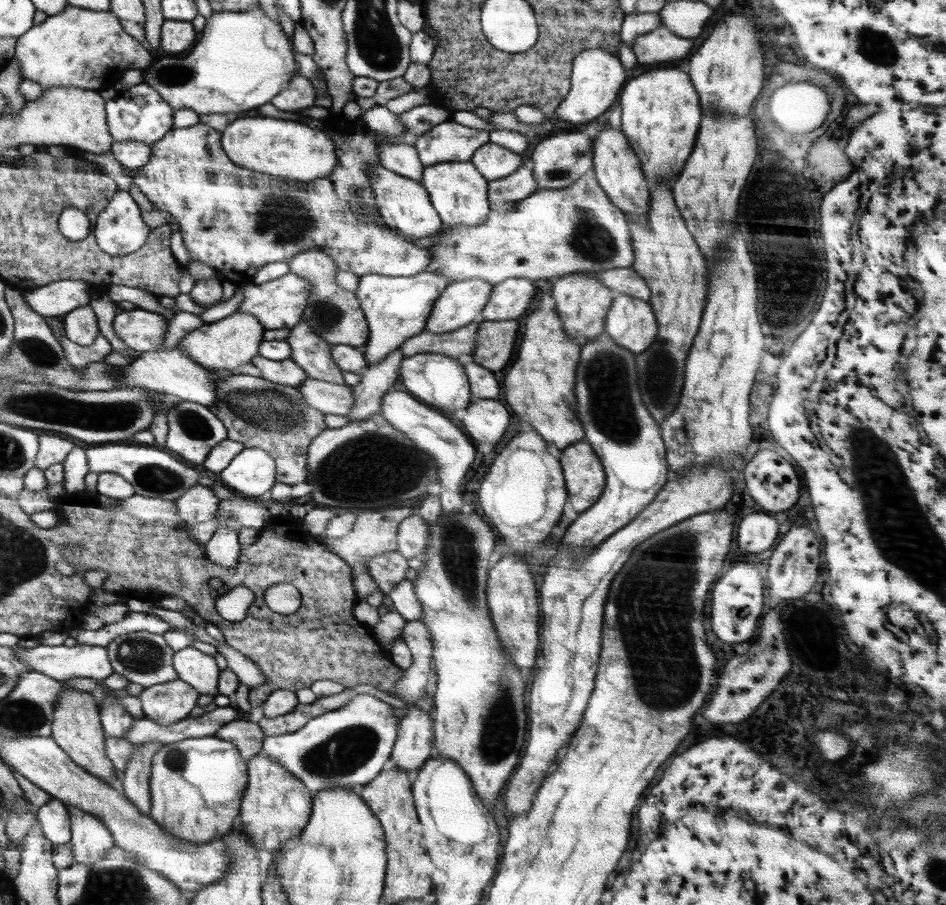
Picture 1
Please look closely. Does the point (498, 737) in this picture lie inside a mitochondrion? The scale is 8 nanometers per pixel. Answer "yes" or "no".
yes

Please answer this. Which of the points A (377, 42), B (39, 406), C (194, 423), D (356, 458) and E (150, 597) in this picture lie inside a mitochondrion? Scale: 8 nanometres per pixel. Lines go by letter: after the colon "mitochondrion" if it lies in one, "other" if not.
A: mitochondrion
B: mitochondrion
C: mitochondrion
D: mitochondrion
E: other

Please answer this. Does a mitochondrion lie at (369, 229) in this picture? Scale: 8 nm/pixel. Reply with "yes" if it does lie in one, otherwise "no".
no

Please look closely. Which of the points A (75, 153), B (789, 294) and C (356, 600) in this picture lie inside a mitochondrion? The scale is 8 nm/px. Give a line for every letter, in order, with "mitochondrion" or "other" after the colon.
A: other
B: mitochondrion
C: other

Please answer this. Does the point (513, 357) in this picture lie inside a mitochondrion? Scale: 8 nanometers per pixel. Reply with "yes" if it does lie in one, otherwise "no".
no

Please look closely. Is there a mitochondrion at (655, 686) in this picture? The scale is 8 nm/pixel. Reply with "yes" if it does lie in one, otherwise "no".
yes

